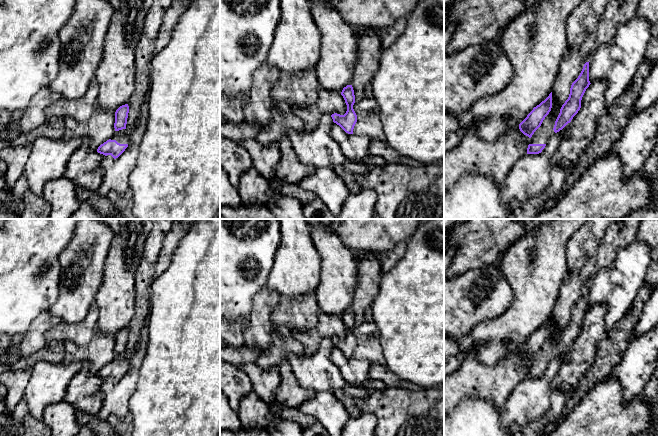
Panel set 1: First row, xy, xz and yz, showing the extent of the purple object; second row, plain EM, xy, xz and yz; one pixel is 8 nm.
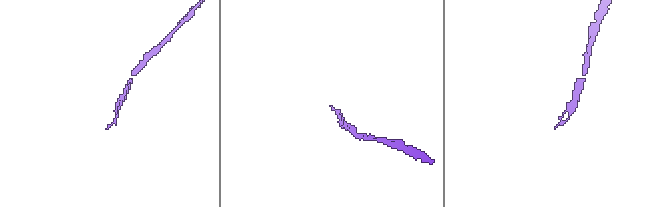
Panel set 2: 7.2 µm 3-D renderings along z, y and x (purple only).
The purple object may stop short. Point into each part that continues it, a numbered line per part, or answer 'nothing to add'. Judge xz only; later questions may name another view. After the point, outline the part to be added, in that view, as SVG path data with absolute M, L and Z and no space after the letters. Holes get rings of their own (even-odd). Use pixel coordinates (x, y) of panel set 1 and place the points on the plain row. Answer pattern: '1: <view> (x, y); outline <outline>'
nothing to add

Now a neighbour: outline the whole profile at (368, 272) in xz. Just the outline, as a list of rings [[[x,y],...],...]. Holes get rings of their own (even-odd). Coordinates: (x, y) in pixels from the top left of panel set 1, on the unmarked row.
[[[367,253],[356,259],[356,262],[357,281],[351,309],[354,314],[355,326],[360,326],[366,320],[366,311],[371,308],[378,294],[379,282],[383,273],[375,253]]]

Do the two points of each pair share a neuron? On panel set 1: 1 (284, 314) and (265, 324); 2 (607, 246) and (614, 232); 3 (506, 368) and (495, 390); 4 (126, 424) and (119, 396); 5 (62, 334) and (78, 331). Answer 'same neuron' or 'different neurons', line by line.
1: different neurons
2: same neuron
3: same neuron
4: different neurons
5: same neuron

